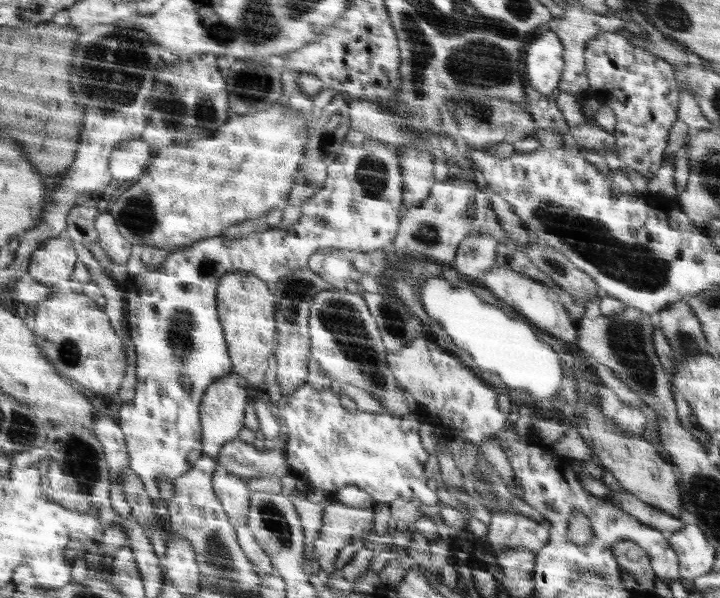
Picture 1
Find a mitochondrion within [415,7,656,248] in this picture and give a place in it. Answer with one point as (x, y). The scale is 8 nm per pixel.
(482, 113)

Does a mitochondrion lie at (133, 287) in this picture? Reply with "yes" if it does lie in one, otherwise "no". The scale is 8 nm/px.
no

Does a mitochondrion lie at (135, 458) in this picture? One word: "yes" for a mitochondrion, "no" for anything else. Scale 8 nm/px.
no

